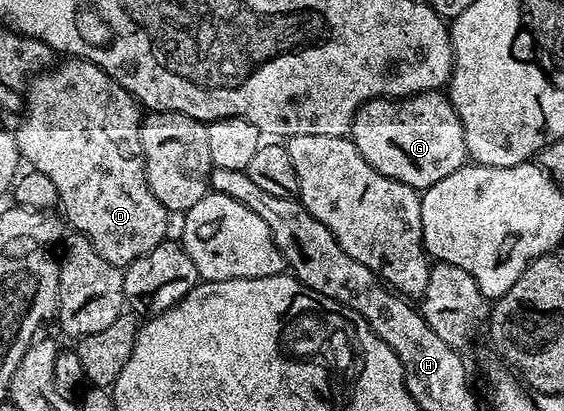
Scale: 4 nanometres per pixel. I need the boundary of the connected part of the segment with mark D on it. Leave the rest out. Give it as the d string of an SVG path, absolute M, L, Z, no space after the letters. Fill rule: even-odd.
M81 59L63 61L66 61L63 65L55 64L31 77L26 86L22 122L16 128L18 152L33 172L48 175L48 179L56 183L60 209L69 228L90 238L96 251L108 259L108 263L125 267L166 240L168 224L166 208L156 195L152 195L146 178L146 160L142 157L140 139L144 113L138 100L120 87L112 75L96 67L96 63Z

